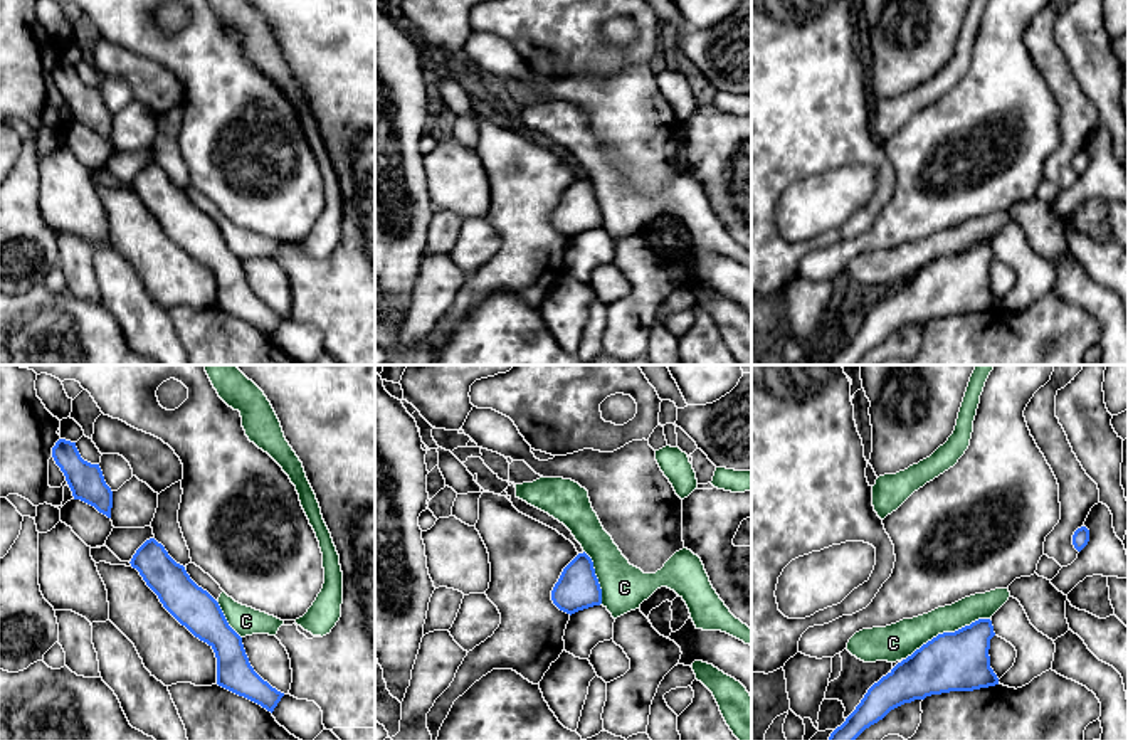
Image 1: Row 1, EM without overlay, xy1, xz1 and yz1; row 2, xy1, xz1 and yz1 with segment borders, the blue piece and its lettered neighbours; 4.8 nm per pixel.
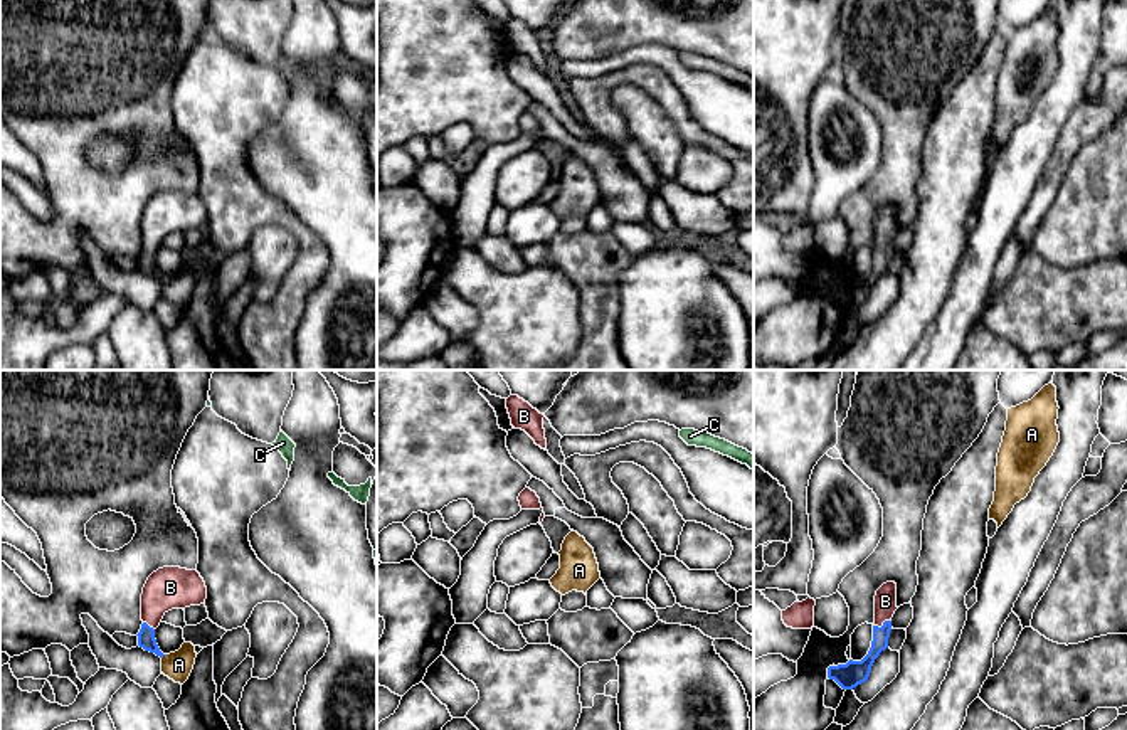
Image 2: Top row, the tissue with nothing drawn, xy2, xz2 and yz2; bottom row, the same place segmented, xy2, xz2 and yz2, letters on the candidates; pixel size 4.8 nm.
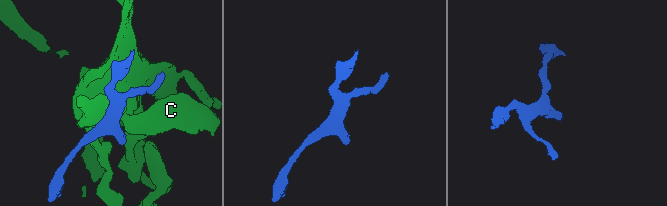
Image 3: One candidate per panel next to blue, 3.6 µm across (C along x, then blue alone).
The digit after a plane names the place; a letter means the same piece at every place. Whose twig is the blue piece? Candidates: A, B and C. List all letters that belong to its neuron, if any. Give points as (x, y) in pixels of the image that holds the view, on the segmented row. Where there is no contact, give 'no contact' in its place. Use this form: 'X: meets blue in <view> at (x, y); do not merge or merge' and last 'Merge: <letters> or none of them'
A: no contact; do not merge
B: meets blue in yz2 at (883, 624); merge
C: meets blue in yz1 at (945, 633); do not merge
Merge: B

